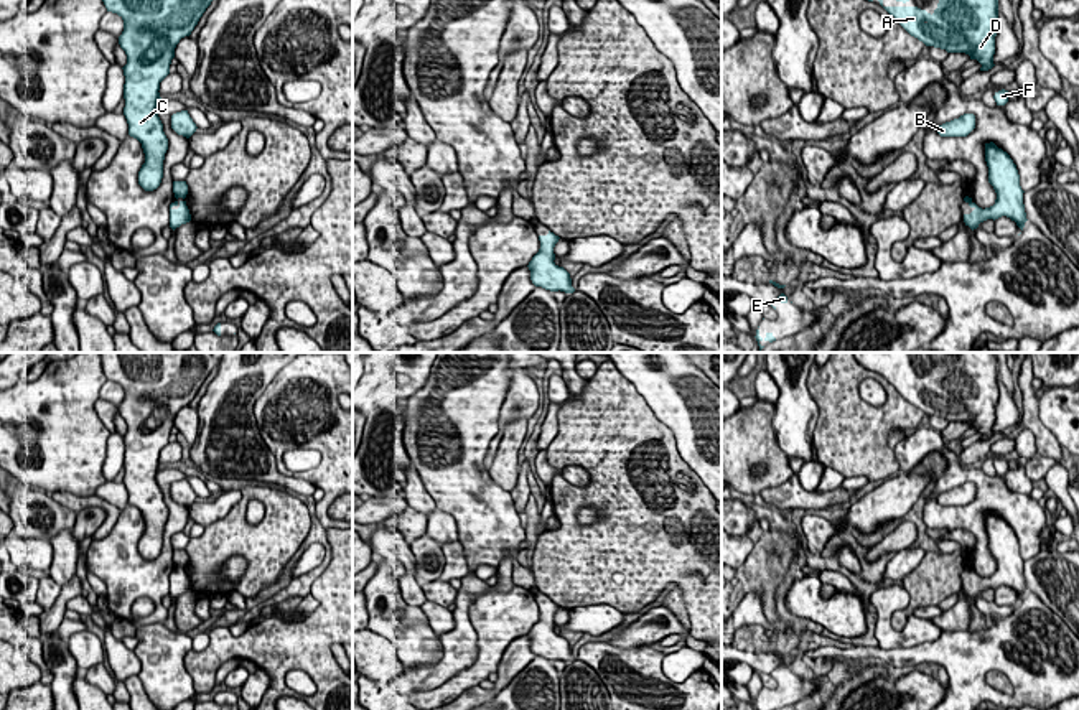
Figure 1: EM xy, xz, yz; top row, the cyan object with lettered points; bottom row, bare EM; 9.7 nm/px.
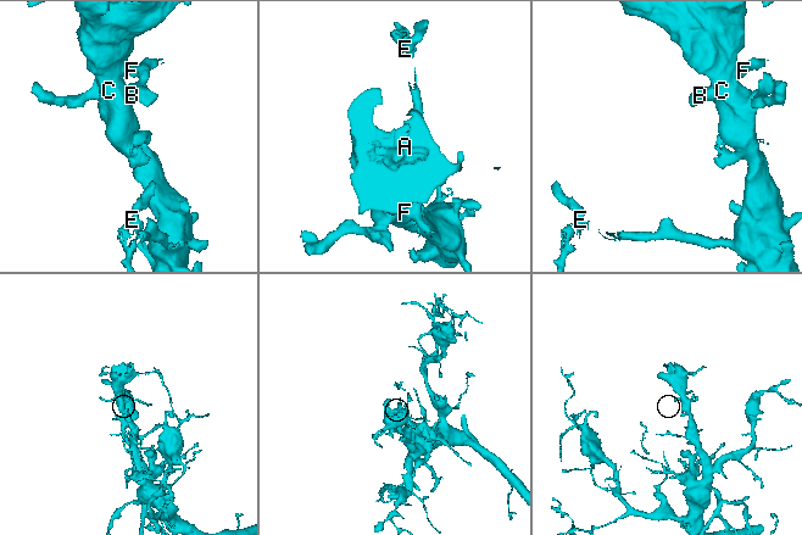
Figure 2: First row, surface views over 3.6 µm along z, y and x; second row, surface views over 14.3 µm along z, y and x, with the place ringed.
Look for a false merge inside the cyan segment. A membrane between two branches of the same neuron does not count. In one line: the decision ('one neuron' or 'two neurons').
two neurons

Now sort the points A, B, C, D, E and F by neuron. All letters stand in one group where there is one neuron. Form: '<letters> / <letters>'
A B C D F / E

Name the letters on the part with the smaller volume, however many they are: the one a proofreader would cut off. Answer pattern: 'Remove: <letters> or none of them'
Remove: E

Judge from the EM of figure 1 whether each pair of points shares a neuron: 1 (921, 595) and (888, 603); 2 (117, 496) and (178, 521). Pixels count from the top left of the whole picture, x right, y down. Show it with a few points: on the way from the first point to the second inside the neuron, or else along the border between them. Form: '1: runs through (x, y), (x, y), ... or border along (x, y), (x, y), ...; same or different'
1: border along (908, 592), (908, 603), (893, 613); different
2: border along (127, 503), (122, 509); different

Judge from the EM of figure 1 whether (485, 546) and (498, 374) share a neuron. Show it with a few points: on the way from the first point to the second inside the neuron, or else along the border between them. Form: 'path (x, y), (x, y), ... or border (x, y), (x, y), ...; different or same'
path (476, 503), (471, 496), (471, 417); same

